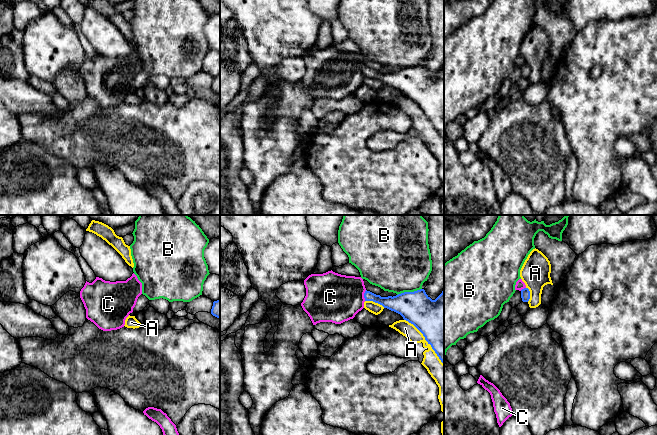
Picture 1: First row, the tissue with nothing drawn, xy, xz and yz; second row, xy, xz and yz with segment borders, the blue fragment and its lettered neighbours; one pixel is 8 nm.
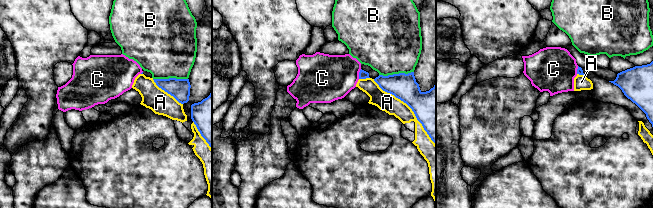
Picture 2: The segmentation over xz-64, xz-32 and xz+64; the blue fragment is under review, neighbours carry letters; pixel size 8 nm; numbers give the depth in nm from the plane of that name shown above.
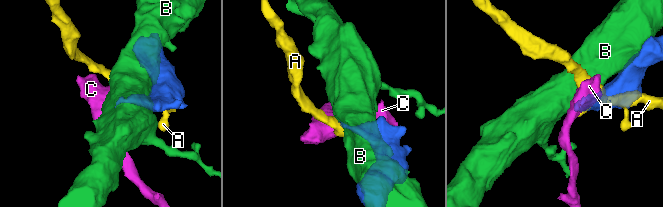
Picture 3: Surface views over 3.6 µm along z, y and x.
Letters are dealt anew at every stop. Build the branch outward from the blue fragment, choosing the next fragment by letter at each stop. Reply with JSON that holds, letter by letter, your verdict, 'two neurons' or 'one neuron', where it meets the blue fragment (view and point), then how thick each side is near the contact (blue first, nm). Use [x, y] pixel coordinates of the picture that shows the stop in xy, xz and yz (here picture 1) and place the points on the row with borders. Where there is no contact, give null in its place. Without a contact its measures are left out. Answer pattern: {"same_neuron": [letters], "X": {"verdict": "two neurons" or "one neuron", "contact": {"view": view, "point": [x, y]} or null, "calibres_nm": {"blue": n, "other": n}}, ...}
{"same_neuron": [], "A": {"verdict": "two neurons", "contact": {"view": "xz", "point": [425, 339]}, "calibres_nm": {"blue": 380, "other": 140}}, "B": {"verdict": "two neurons", "contact": {"view": "xz", "point": [409, 292]}, "calibres_nm": {"blue": 280, "other": 480}}, "C": {"verdict": "two neurons", "contact": {"view": "xz", "point": [364, 295]}, "calibres_nm": {"blue": 120, "other": 400}}}

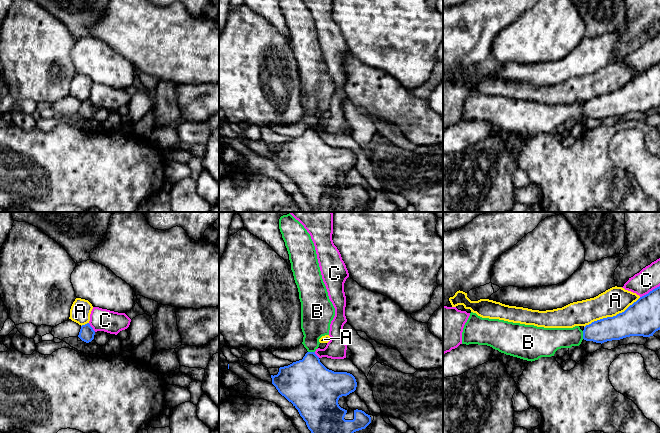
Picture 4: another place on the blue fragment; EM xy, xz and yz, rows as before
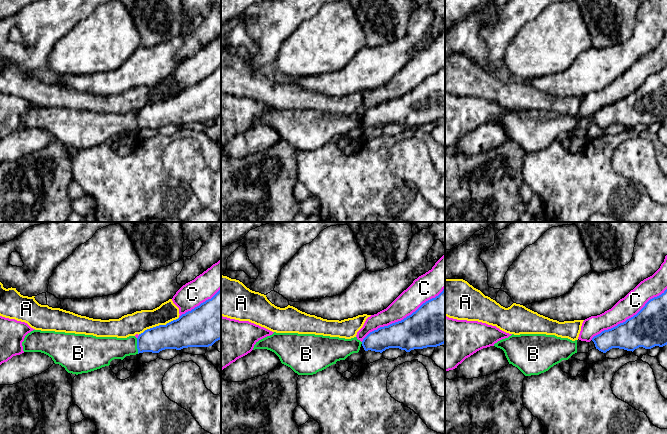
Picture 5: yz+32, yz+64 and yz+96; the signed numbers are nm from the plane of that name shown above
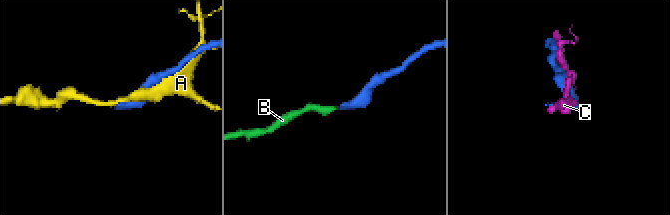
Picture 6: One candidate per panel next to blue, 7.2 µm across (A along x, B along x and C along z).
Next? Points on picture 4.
{"same_neuron": ["B"], "A": {"verdict": "two neurons", "contact": {"view": "yz", "point": [613, 316]}, "calibres_nm": {"blue": 280, "other": 220}}, "B": {"verdict": "one neuron", "contact": {"view": "yz", "point": [583, 335]}, "calibres_nm": {"blue": 190, "other": 180}}, "C": {"verdict": "two neurons", "contact": {"view": "yz", "point": [650, 291]}, "calibres_nm": {"blue": 280, "other": 180}}}

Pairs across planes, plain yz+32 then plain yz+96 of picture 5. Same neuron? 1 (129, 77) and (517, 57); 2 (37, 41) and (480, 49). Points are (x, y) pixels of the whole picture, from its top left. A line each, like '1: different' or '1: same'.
1: different
2: different

